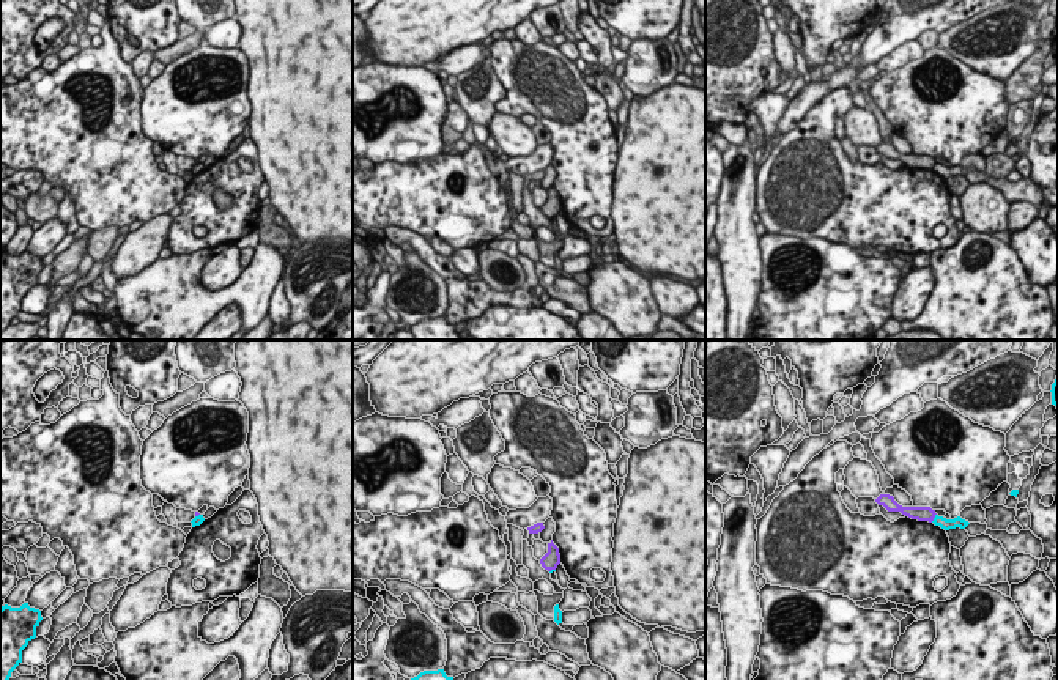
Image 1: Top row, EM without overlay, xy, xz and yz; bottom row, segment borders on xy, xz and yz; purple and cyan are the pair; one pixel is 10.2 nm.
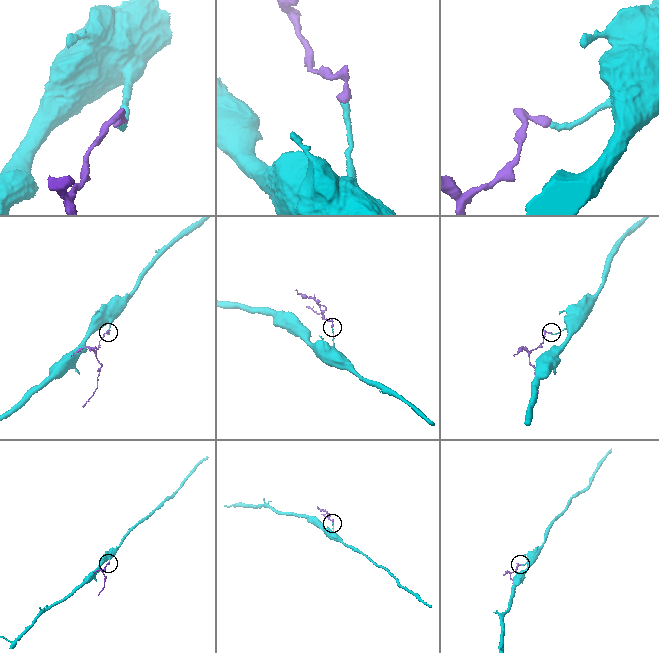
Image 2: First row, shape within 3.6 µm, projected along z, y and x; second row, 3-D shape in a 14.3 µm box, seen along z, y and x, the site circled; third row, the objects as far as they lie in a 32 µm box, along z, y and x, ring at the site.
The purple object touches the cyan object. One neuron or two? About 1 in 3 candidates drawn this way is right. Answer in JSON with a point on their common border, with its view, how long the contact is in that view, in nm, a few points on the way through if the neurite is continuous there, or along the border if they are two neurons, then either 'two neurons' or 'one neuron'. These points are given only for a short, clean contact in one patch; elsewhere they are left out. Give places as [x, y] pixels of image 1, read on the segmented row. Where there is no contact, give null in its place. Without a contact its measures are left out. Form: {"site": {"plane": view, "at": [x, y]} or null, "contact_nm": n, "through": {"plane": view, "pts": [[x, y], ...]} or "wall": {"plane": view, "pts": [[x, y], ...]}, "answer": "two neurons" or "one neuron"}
{"site": {"plane": "yz", "at": [934, 517]}, "contact_nm": 110, "wall": {"plane": "yz", "pts": [[935, 513], [931, 521]]}, "answer": "two neurons"}

